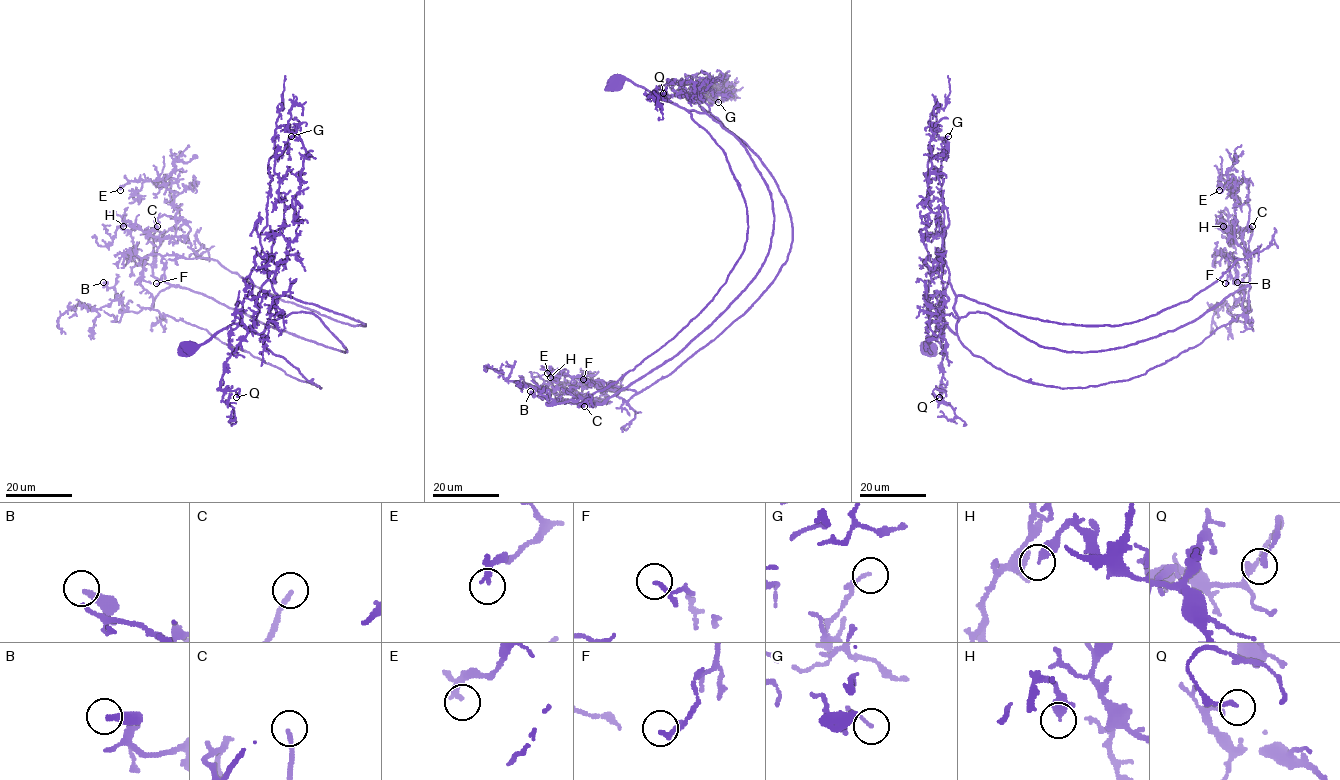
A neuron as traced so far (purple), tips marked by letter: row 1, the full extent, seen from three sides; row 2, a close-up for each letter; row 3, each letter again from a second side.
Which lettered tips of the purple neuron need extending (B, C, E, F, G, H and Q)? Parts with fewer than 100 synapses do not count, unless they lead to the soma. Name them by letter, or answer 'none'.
B, C

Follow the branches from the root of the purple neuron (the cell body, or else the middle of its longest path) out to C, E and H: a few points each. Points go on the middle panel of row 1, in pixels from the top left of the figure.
C: (616, 83), (628, 79), (730, 132), (768, 187), (774, 231), (756, 276), (709, 325), (671, 358), (584, 406)
E: (616, 83), (735, 137), (769, 192), (771, 245), (677, 353), (580, 403), (606, 403), (547, 373)
H: (616, 83), (703, 108), (738, 136), (784, 200), (791, 247), (741, 316), (627, 400), (563, 372), (550, 377)

